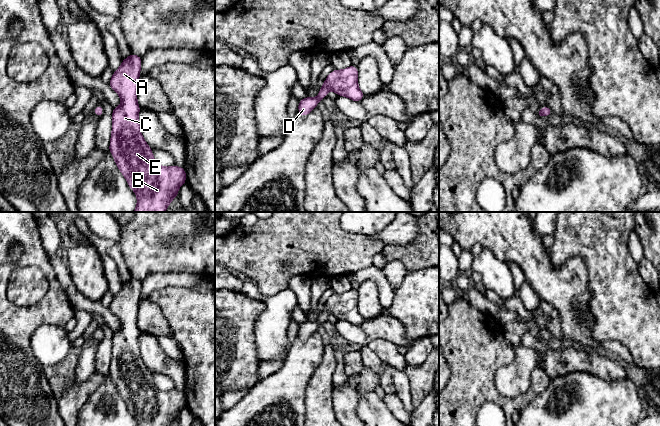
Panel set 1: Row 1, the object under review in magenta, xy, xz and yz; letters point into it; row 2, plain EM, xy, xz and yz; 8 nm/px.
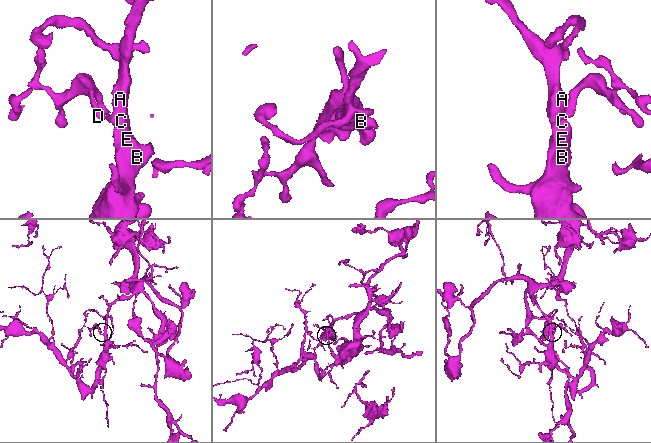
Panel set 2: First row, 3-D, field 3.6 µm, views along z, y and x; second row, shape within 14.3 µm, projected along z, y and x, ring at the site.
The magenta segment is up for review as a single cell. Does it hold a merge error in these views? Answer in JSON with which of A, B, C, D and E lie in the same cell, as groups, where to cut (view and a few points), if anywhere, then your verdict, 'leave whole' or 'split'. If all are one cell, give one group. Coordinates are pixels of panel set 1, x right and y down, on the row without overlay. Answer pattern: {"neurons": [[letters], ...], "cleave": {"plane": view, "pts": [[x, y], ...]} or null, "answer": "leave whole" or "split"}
{"neurons": [["A", "B", "C", "E"], ["D"]], "cleave": {"plane": "xz", "pts": [[319, 315], [322, 319], [326, 319]]}, "answer": "split"}

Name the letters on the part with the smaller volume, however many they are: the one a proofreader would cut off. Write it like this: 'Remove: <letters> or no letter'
Remove: D

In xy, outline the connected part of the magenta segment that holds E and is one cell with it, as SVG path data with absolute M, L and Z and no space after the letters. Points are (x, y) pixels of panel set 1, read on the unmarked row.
M131 276L108 306L121 322L121 329L112 336L108 375L135 416L137 426L171 426L179 411L187 407L186 396L184 391L159 389L141 358L137 326L141 288L142 281Z

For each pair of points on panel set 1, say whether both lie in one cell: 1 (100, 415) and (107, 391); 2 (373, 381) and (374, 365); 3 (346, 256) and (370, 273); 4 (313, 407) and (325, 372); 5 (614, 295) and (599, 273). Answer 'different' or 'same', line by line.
1: same
2: different
3: different
4: same
5: same

